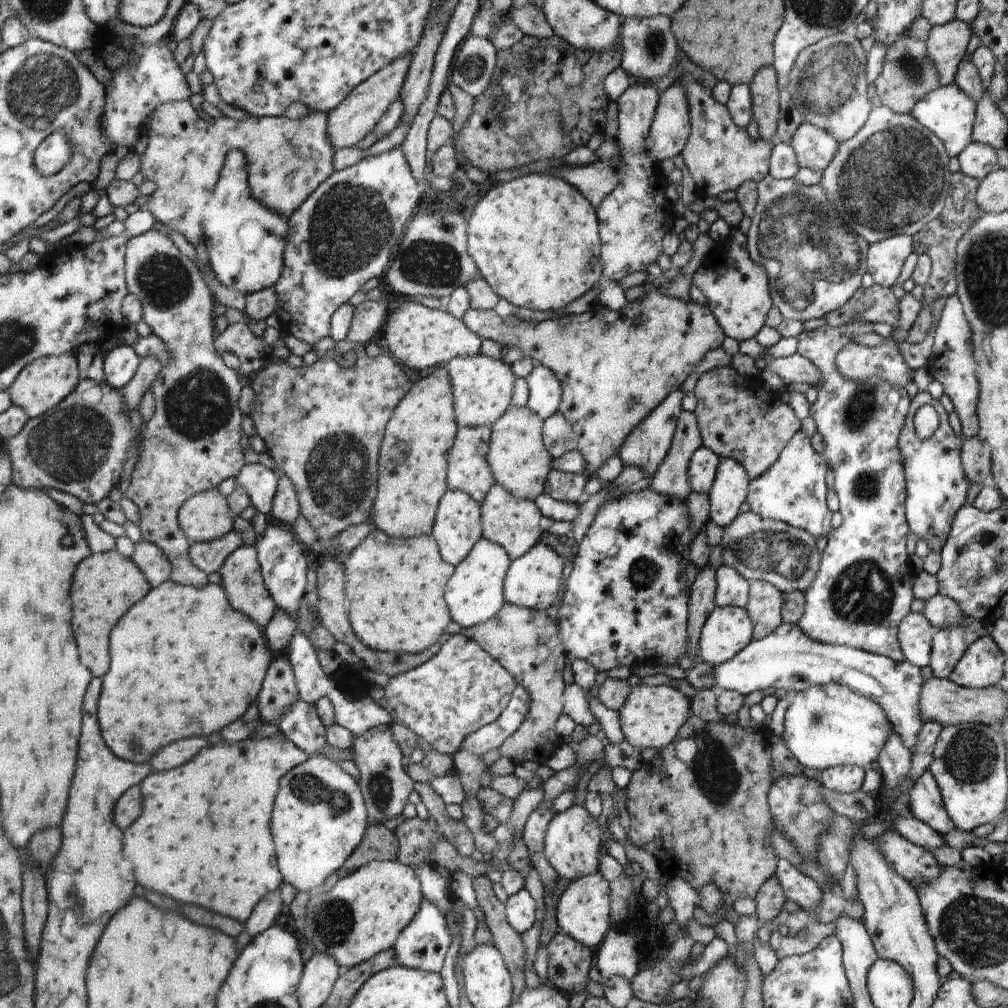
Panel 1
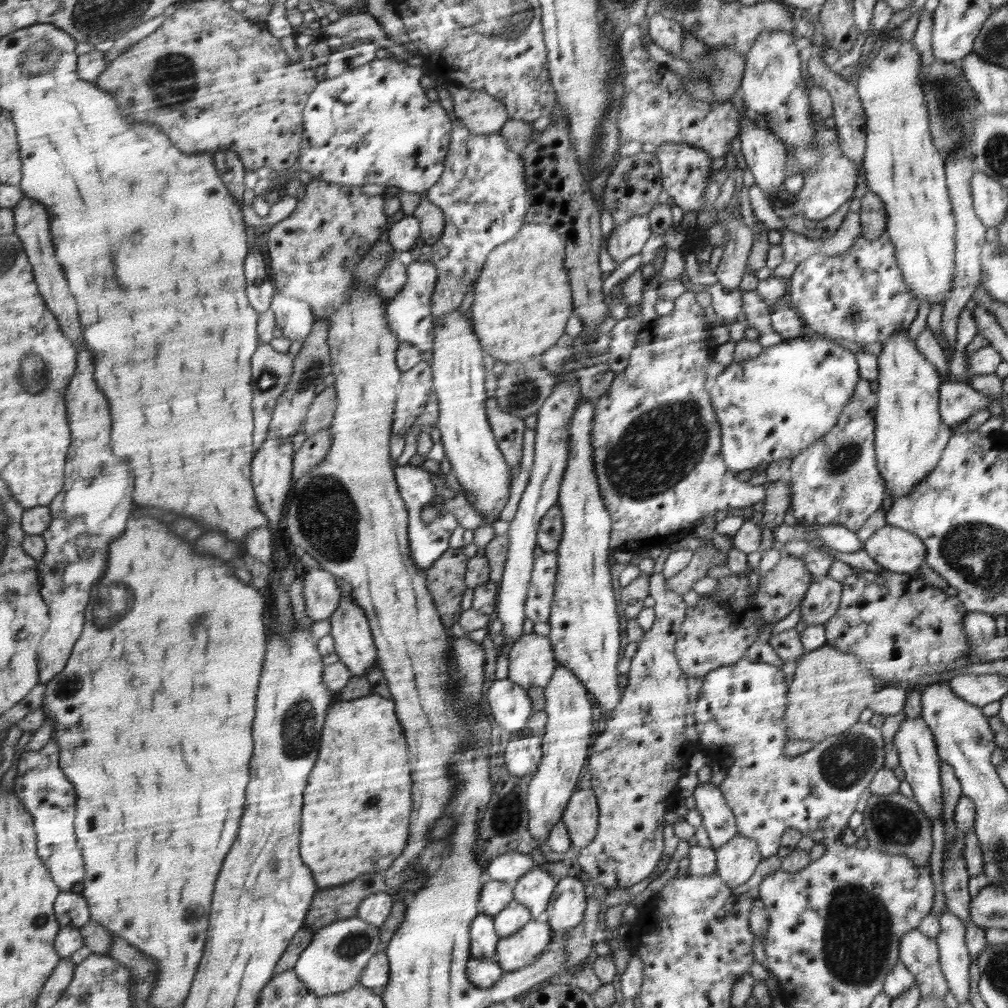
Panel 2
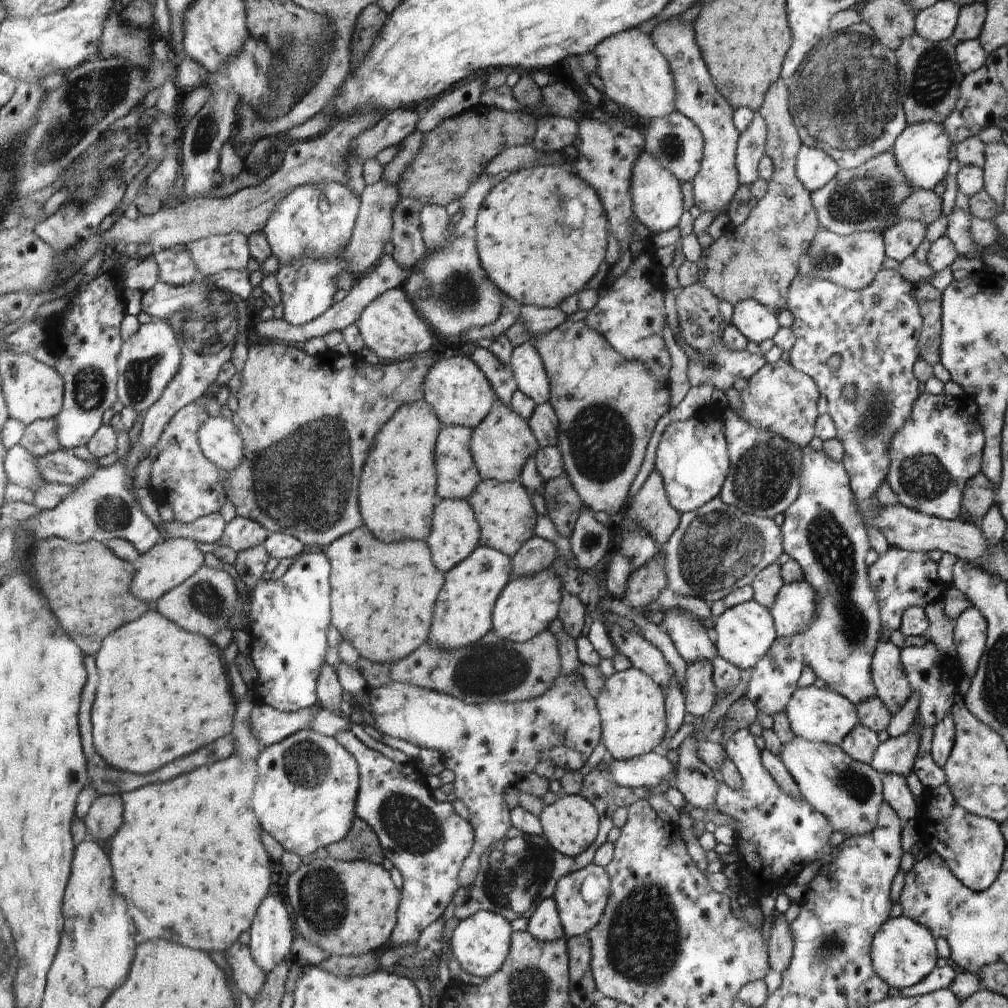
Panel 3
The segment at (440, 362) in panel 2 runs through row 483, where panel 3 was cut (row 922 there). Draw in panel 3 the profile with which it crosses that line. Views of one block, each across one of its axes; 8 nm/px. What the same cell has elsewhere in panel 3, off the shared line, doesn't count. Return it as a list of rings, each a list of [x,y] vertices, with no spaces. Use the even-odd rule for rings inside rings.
[[[479,911],[466,920],[460,920],[452,932],[450,945],[463,971],[486,979],[501,971],[502,964],[508,959],[511,951],[510,936],[513,935],[508,920],[490,911]]]

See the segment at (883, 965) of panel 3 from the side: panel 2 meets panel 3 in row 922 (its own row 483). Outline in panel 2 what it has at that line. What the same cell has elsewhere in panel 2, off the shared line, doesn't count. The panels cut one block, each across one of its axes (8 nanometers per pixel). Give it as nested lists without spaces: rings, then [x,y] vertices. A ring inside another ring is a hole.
[[[904,329],[895,332],[889,340],[882,344],[882,351],[877,356],[878,363],[878,412],[876,412],[876,467],[880,476],[884,479],[884,487],[886,487],[886,495],[892,495],[892,499],[898,499],[908,495],[912,489],[917,487],[922,480],[926,479],[926,476],[930,475],[937,468],[937,465],[941,461],[941,456],[944,454],[945,448],[949,444],[949,439],[953,436],[953,428],[947,425],[943,420],[940,420],[940,376],[934,368],[932,362],[928,362],[924,356],[922,356],[915,345],[915,339],[909,337],[909,330]]]

